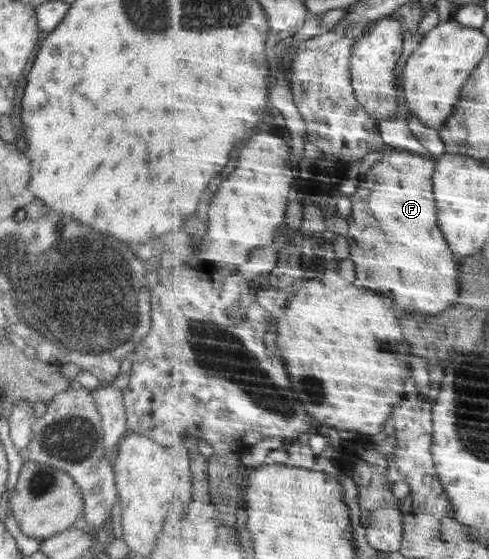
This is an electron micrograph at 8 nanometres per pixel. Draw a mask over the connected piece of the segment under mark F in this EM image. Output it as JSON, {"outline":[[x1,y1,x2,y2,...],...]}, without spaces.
{"outline":[[391,146,383,151,384,157,372,166,371,171,361,179,355,194,351,196,352,214,348,219,348,239,351,258,355,262,357,280,361,288,387,294,398,308,407,308,411,313,443,313,461,302,464,286,460,281,460,266,463,258,454,254,440,227,434,189,437,159,429,160,422,154,401,151]]}

